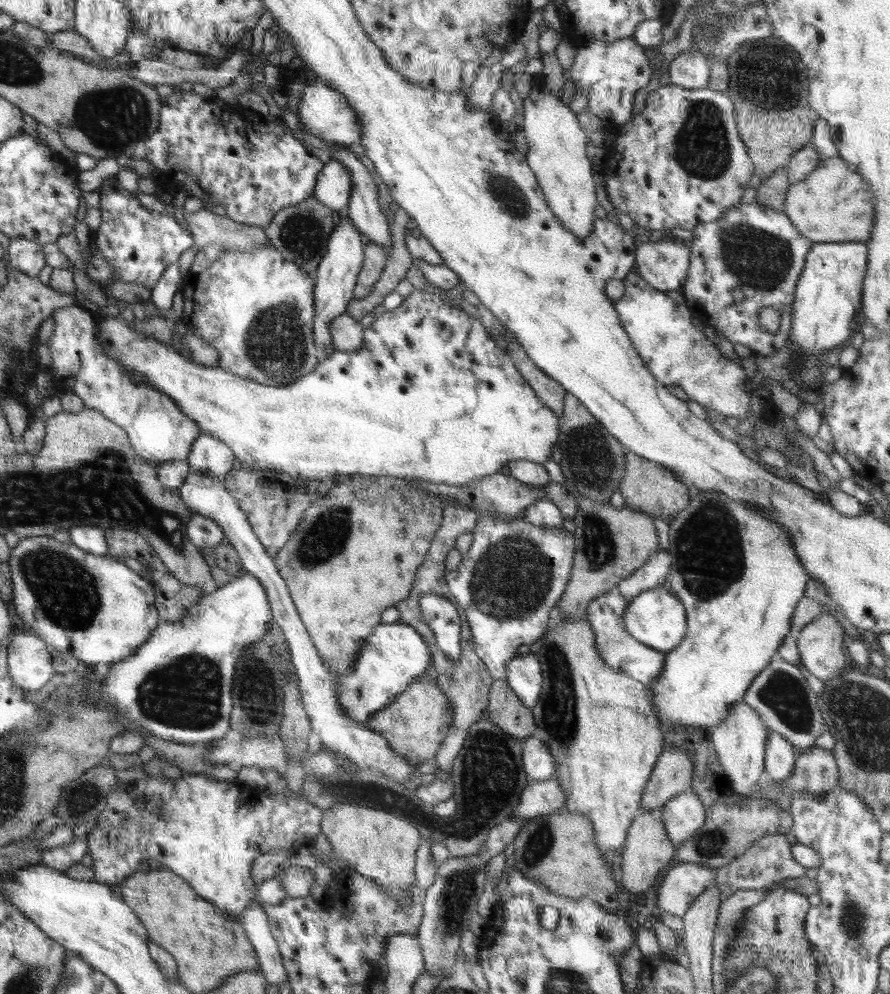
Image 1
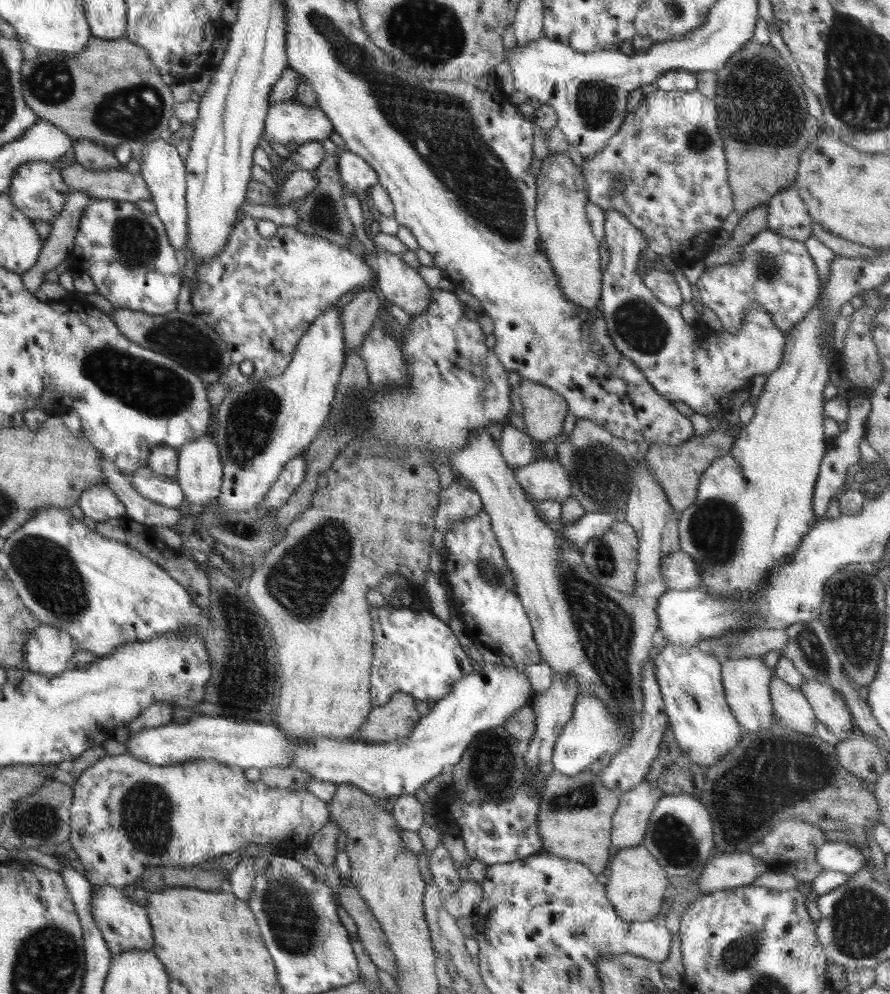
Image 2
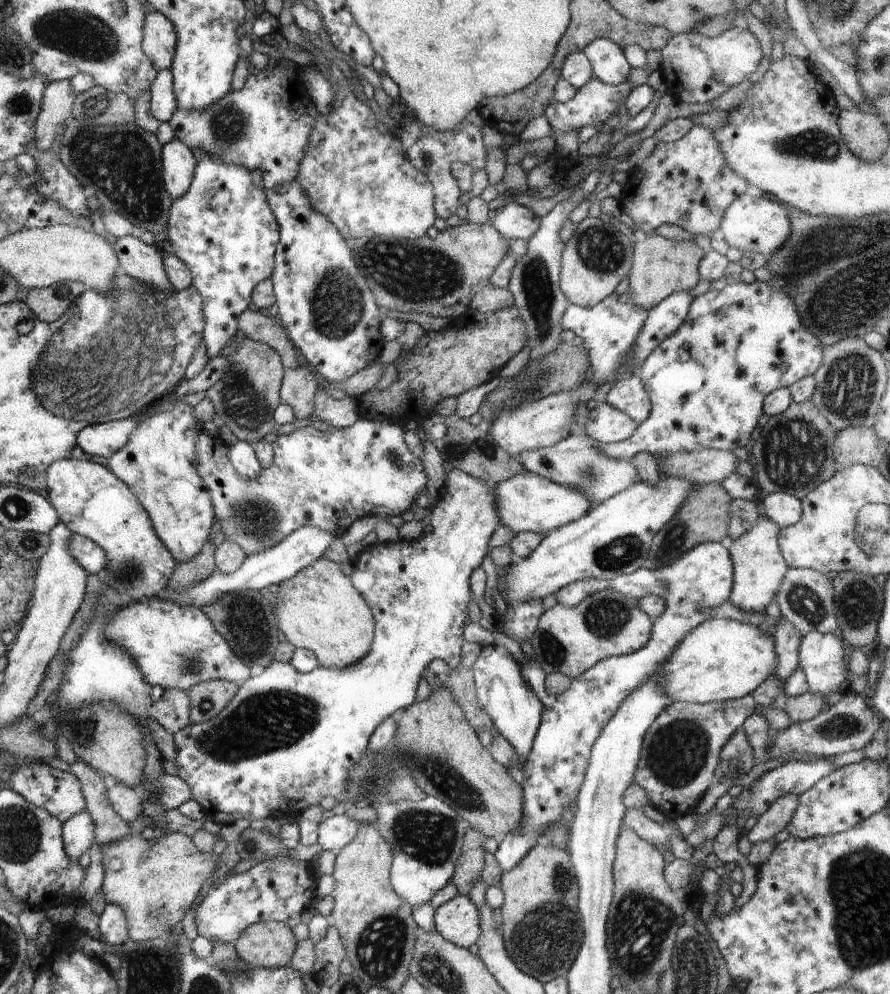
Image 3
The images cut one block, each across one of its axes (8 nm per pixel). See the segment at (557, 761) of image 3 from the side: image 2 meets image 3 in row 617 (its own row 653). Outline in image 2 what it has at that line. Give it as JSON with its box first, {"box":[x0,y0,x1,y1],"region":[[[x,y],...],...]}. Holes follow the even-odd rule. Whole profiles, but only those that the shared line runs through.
{"box":[654,646,745,766],"region":[[[666,646],[658,652],[654,660],[654,675],[663,696],[664,709],[667,715],[669,730],[672,732],[682,756],[686,756],[694,764],[712,766],[720,762],[724,754],[736,748],[741,742],[745,731],[732,715],[730,705],[726,703],[721,668],[723,660],[718,656],[701,654],[697,648],[686,646]]]}

